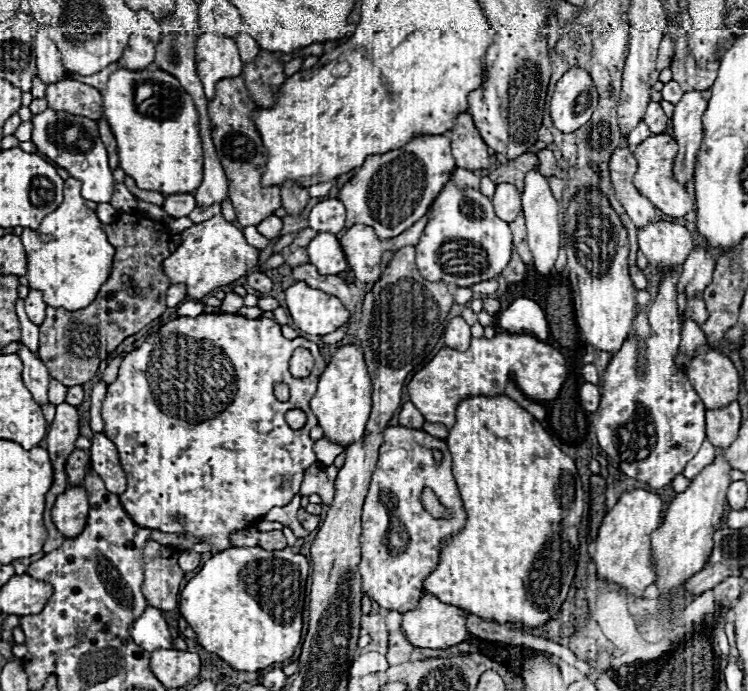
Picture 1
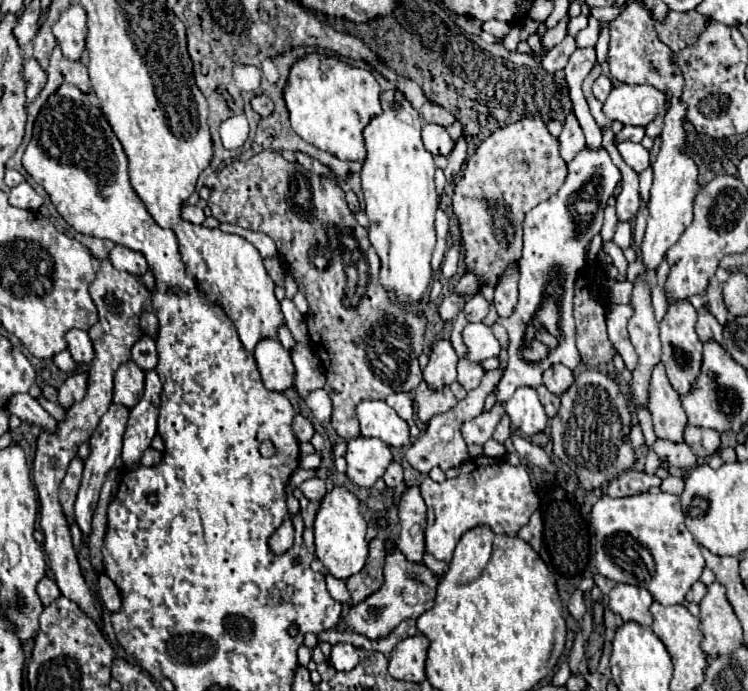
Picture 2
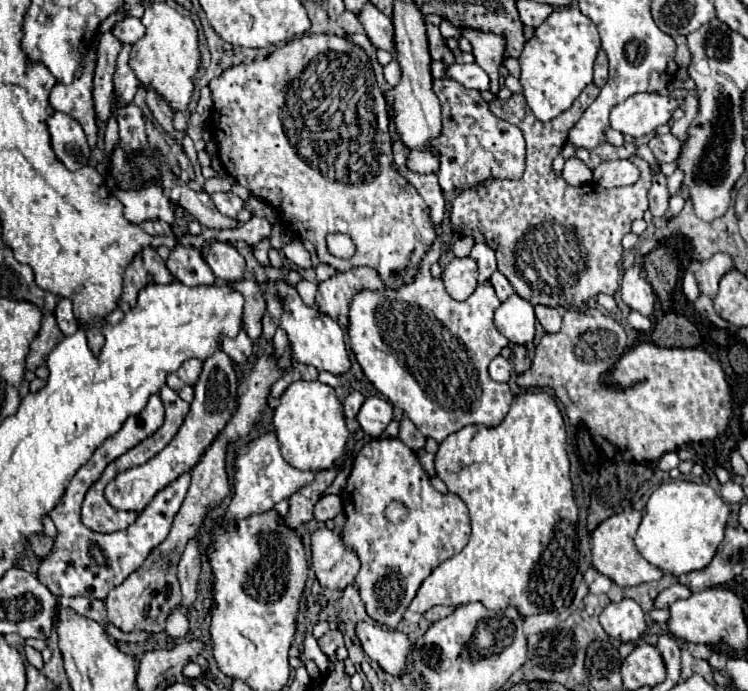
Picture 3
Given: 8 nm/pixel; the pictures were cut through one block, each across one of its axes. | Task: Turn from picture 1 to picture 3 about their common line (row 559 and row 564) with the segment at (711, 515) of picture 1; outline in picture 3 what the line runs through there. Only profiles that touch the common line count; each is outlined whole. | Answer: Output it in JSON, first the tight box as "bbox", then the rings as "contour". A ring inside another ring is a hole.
{"bbox":[636,480,730,576],"contour":[[[672,480],[656,488],[646,504],[646,514],[636,534],[638,552],[666,574],[682,576],[706,568],[722,542],[730,516],[728,504],[704,482]]]}

